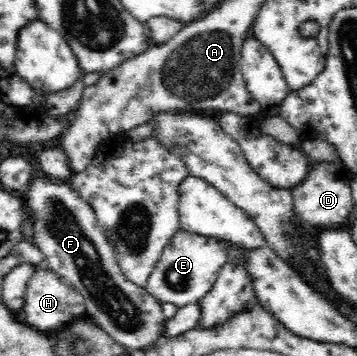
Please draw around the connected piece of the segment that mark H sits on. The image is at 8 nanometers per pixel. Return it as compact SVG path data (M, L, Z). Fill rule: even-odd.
M40 266L29 278L24 305L21 315L25 317L25 323L39 331L47 329L57 329L65 327L73 319L85 315L86 304L84 298L76 289L53 270Z

